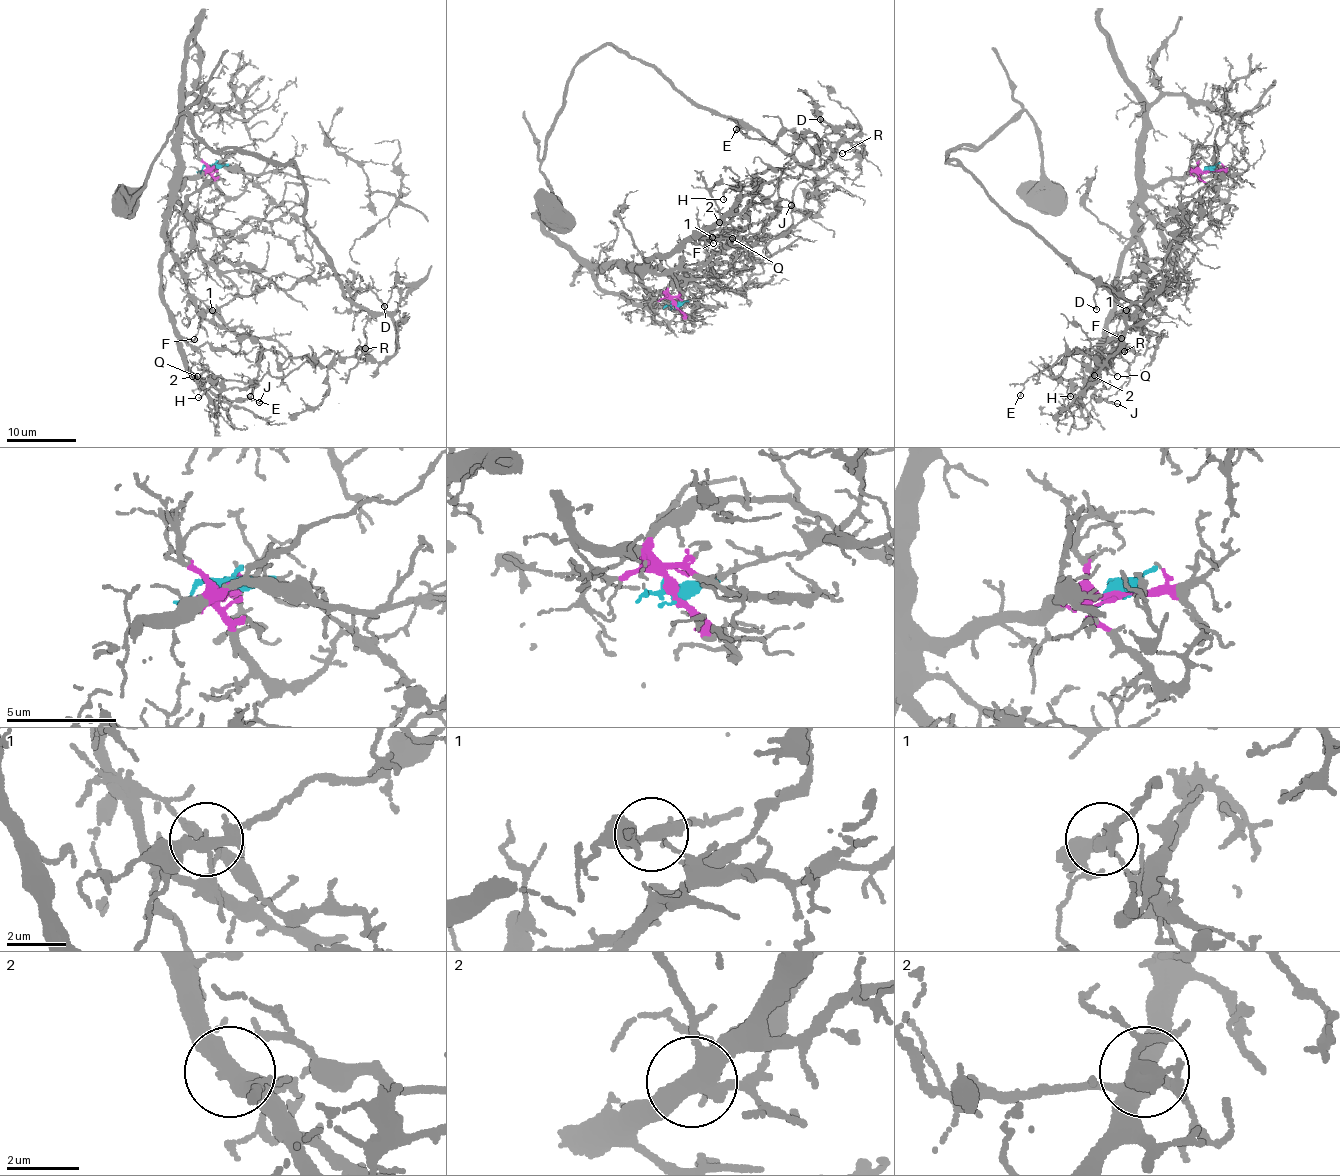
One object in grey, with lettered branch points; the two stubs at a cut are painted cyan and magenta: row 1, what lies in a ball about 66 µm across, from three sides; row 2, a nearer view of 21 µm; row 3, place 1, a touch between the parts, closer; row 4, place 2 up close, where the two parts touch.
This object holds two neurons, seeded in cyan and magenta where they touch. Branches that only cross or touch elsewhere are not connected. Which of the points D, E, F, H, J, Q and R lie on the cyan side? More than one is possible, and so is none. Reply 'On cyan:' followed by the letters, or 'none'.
On cyan: D, E, F, H, R

